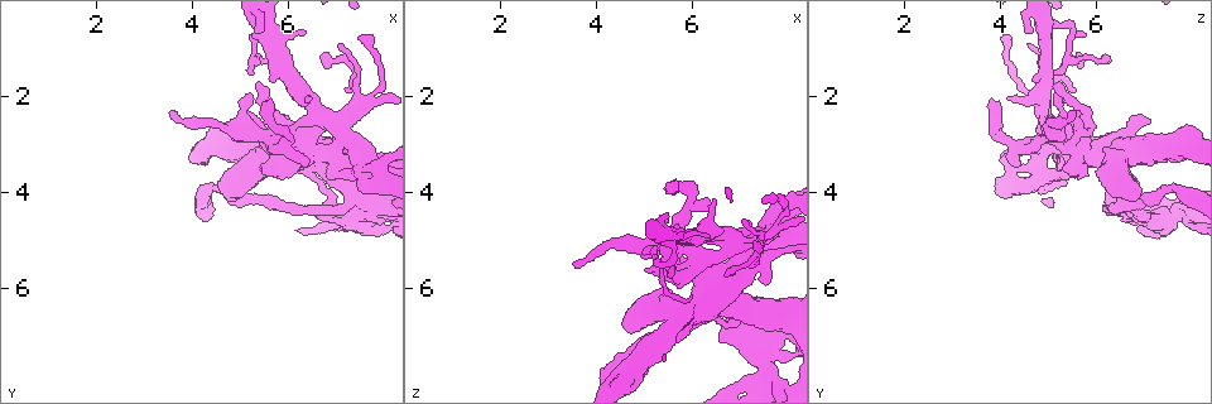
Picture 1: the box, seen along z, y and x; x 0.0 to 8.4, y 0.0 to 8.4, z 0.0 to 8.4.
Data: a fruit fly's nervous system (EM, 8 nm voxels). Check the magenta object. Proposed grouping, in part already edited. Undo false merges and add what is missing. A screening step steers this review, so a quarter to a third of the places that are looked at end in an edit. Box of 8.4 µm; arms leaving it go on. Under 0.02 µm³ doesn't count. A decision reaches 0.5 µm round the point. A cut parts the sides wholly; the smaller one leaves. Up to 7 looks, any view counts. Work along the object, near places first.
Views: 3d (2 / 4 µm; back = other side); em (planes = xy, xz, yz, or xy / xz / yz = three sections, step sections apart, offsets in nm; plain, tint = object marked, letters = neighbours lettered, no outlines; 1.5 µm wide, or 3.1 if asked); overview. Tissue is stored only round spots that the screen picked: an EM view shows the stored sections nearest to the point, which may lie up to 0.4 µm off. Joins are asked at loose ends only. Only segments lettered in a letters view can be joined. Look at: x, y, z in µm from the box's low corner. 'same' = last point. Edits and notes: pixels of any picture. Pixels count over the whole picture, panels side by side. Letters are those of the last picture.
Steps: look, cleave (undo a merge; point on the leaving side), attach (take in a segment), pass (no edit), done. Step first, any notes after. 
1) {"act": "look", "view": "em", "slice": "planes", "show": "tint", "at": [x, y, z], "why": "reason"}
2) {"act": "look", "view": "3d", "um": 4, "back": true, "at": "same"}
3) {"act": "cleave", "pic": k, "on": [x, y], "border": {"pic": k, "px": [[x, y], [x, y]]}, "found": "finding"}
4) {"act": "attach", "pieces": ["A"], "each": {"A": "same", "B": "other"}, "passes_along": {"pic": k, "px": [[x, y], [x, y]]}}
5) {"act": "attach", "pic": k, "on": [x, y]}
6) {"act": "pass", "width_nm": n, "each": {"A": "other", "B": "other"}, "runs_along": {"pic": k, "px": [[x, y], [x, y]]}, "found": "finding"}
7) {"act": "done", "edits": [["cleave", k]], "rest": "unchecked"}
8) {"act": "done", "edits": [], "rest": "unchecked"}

{"act": "look", "view": "em", "slice": "yz", "step": 8, "show": "tint", "at": [5.65, 2.05, 3.75], "why": "thin end"}

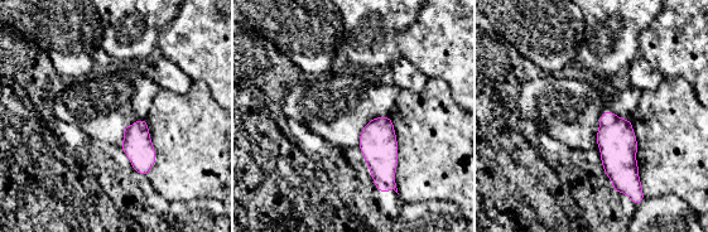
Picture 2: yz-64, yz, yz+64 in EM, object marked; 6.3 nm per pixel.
{"act": "look", "view": "em", "slice": "planes", "show": "letters", "at": "same", "why": "another direction"}

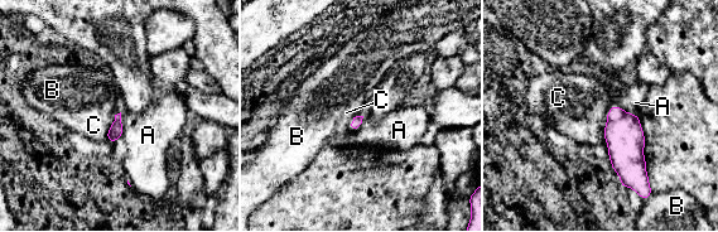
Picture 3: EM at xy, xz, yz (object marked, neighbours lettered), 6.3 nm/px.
{"act": "pass", "each": {"A": "other", "B": "other", "C": "other"}, "border": {"pic": 3, "px": [[611, 107], [607, 114], [603, 138]]}, "found": "no lettered segment goes on from it"}

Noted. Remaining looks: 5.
{"act": "look", "view": "3d", "um": 4, "at": [4.25, 4.00, 7.75], "why": "sudden change in width"}

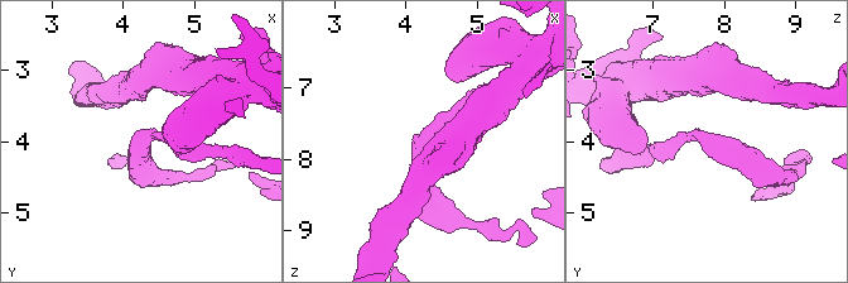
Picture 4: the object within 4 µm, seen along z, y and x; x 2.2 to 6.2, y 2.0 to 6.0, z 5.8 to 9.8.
{"act": "look", "view": "em", "slice": "planes", "show": "letters", "at": [4.25, 4.00, 7.80], "arm_widths_nm": [170, 300], "why": "need the tissue"}

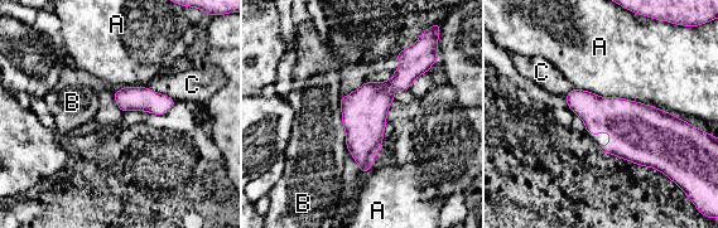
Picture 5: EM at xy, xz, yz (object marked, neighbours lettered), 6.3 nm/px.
{"act": "pass", "each": {"A": "other", "B": "other", "C": "other"}, "found": "one cell here"}

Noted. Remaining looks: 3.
{"act": "look", "view": "3d", "um": 2, "at": [7.95, 4.50, 6.90], "why": "sudden change in width"}

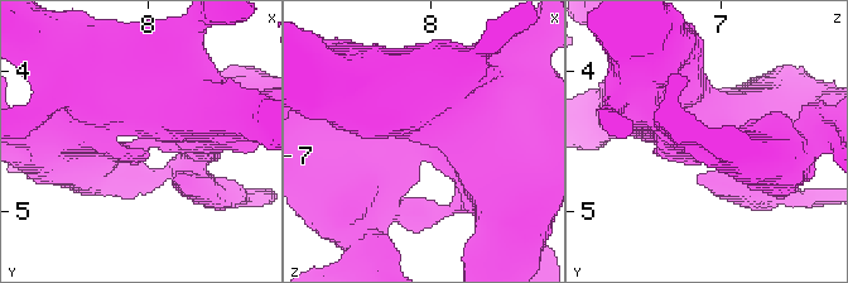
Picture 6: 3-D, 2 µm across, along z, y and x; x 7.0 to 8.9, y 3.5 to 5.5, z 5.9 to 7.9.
{"act": "look", "view": "em", "slice": "planes", "show": "tint", "at": [7.90, 4.54, 6.94], "arms": 4}

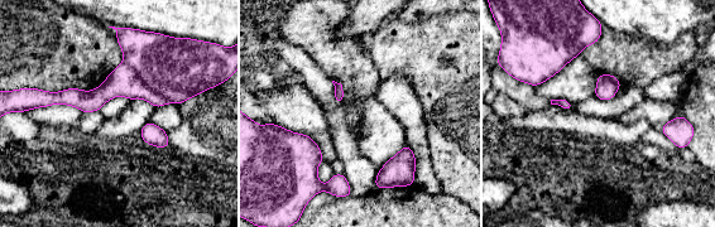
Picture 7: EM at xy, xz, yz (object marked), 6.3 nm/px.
{"act": "look", "view": "em", "slice": "planes", "show": "letters", "at": "same", "why": "see the neighbours"}

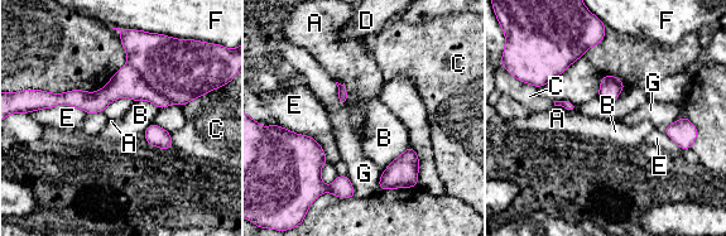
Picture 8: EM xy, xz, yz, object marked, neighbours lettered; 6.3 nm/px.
{"act": "pass", "width_nm": 60, "each": {"A": "other", "B": "other", "C": "other", "D": "other", "E": "other", "F": "other", "G": "other"}, "found": "all the same cell"}

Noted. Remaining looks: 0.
{"act": "done", "edits": [], "rest": "unchecked"}

